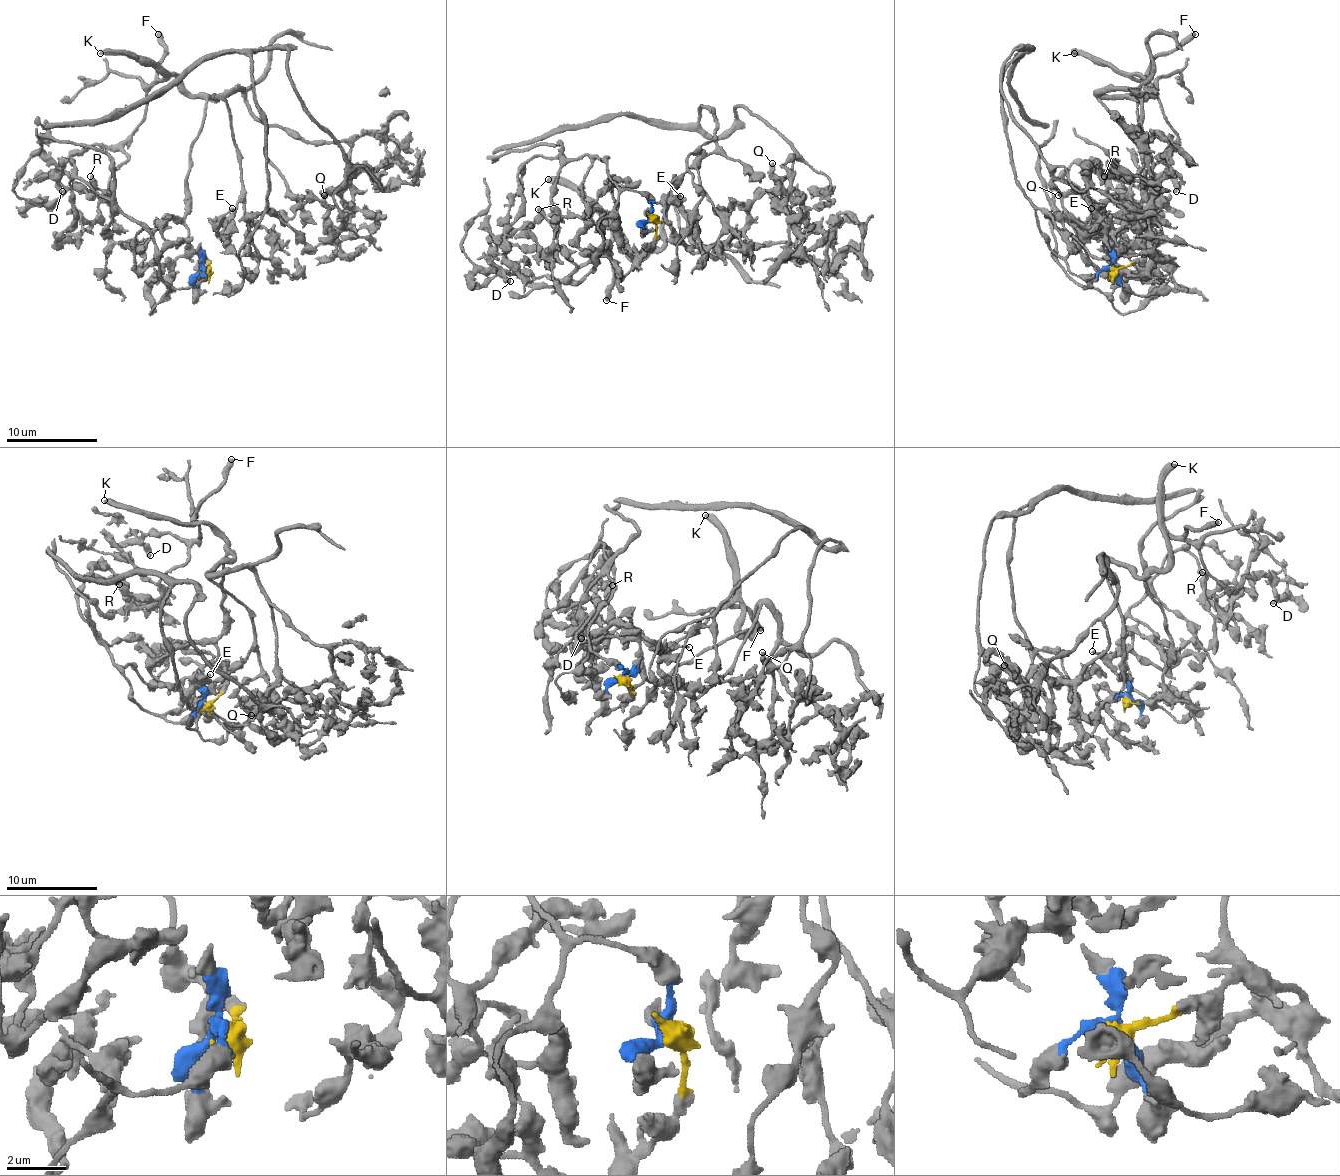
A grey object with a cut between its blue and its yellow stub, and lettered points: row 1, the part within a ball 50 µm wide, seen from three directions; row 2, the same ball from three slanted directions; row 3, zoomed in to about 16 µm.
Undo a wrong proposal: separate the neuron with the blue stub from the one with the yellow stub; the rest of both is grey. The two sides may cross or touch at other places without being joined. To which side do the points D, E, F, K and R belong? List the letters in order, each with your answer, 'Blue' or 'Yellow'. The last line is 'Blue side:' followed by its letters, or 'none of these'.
D: Yellow
E: Yellow
F: Yellow
K: Yellow
R: Yellow
Blue side: none of these

